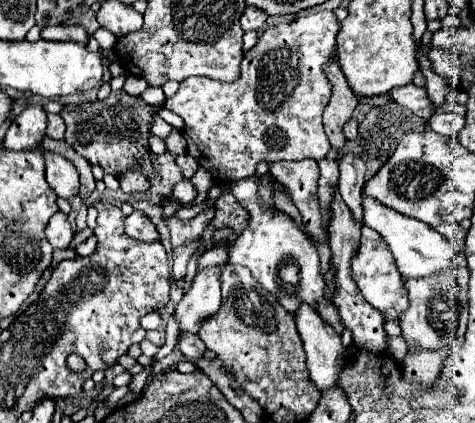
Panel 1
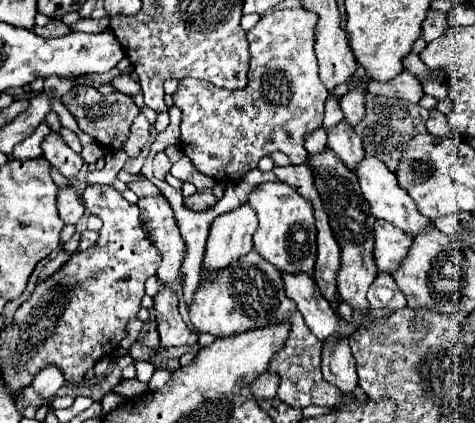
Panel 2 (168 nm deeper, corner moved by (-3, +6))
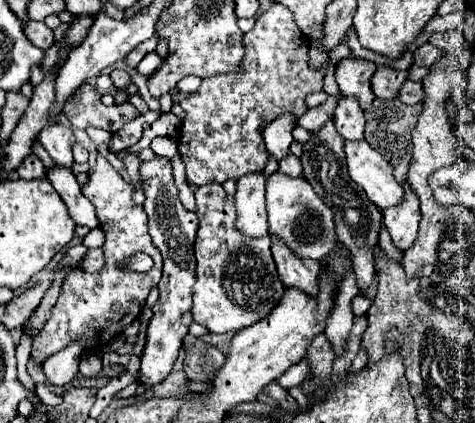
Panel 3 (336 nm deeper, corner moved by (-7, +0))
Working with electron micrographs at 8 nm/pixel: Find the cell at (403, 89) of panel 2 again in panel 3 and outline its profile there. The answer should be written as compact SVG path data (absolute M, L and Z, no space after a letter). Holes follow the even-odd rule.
M379 67L371 77L371 89L379 99L395 99L399 97L399 87L405 83L407 71L399 71L393 67Z

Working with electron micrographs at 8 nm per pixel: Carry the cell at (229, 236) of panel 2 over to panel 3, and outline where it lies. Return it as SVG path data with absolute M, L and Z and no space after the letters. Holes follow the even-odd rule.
M249 173L237 181L235 193L237 219L235 227L247 237L267 235L267 211L265 211L265 177L263 173Z

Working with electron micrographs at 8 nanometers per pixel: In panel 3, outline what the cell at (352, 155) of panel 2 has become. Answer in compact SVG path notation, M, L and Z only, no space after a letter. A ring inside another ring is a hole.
M343 97L335 109L335 127L339 135L345 141L361 141L363 139L363 127L365 127L365 117L363 111L353 97Z

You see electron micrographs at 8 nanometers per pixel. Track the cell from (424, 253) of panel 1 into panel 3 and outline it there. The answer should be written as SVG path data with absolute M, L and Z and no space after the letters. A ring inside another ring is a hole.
M347 141L345 153L349 177L381 211L403 203L403 185L395 181L391 165L367 141Z

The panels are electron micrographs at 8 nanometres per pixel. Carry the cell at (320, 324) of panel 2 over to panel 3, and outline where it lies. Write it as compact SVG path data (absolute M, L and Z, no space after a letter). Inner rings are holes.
M273 239L271 251L273 251L273 259L277 263L279 279L283 281L283 285L295 287L295 289L303 291L305 295L317 297L321 263L295 257L279 239Z

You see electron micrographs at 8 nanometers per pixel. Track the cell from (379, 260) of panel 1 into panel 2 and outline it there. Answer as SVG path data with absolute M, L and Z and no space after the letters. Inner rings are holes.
M375 221L375 261L379 271L393 273L399 261L409 253L413 237L403 229L397 229L389 221Z

